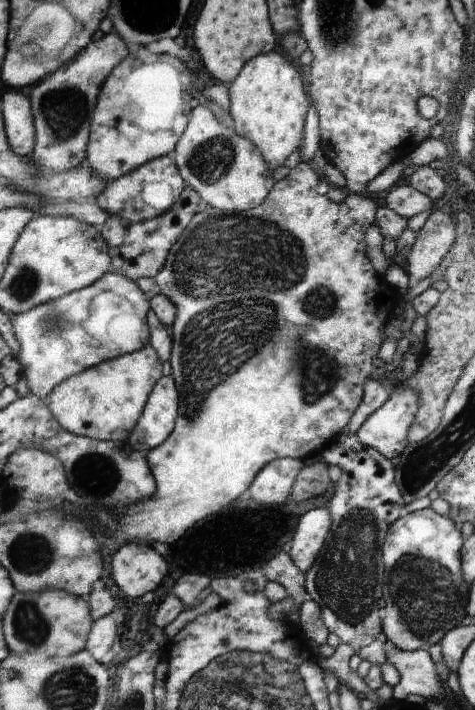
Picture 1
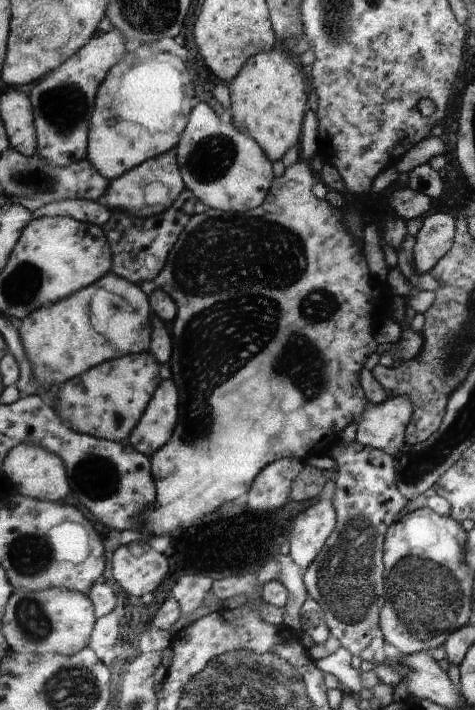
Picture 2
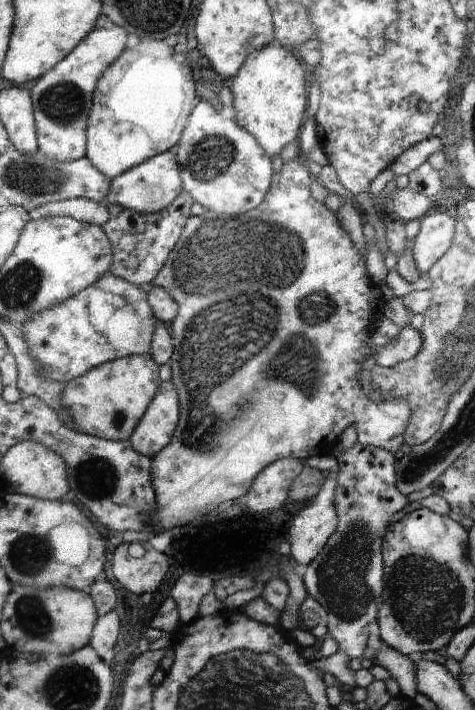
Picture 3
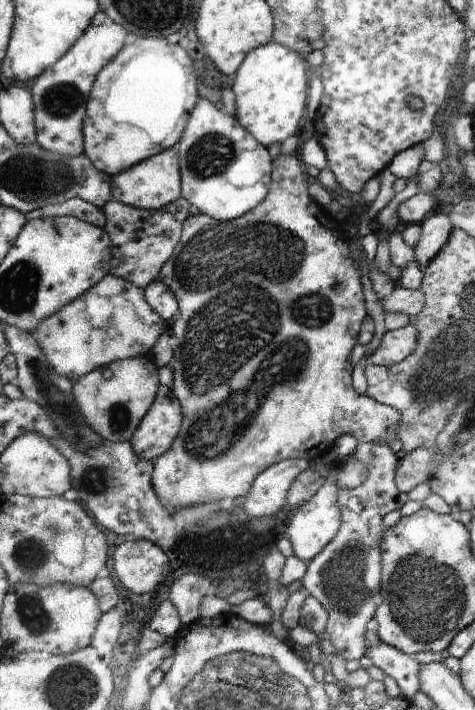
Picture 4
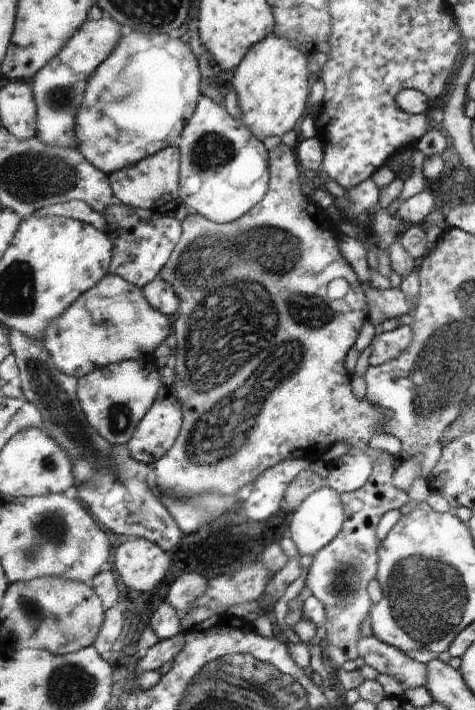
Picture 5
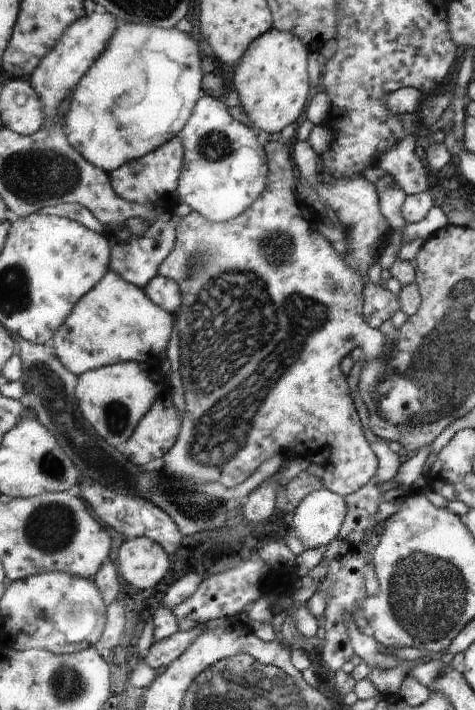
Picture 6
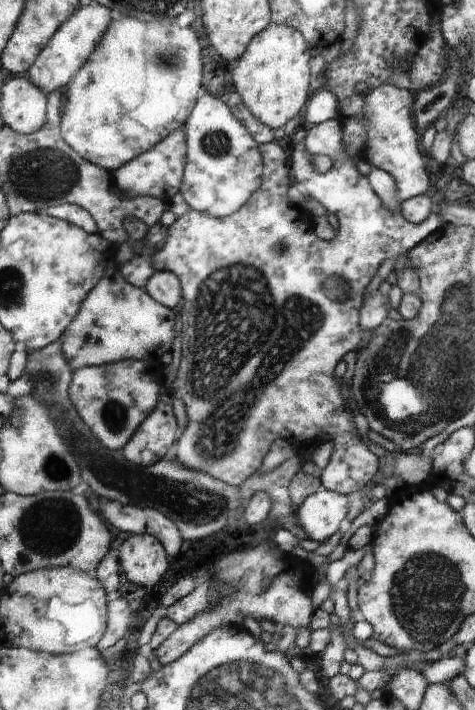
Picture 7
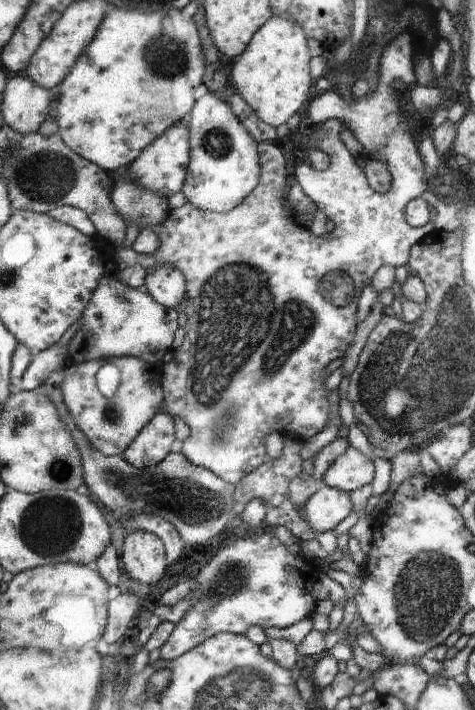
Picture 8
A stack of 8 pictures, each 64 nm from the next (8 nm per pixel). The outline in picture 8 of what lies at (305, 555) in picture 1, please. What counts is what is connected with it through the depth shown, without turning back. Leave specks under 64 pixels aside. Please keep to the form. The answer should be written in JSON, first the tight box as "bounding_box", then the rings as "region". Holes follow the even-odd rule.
{"bounding_box":[301,484,351,533],"region":[[[325,484],[301,508],[304,518],[316,533],[334,530],[351,510],[349,493]]]}

